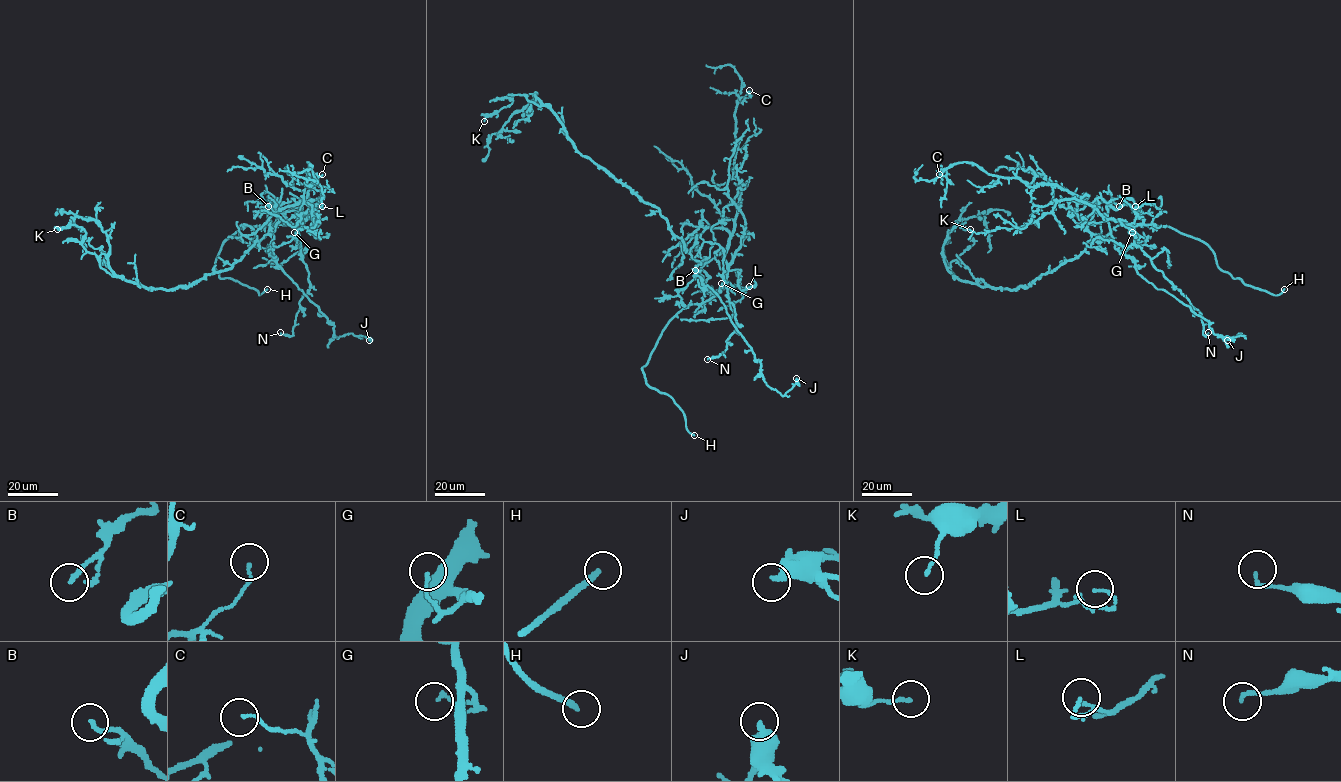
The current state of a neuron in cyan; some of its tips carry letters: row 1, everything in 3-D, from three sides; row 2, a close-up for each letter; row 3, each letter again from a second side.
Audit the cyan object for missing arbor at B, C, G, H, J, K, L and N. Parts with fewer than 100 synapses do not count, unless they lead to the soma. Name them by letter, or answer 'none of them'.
H

